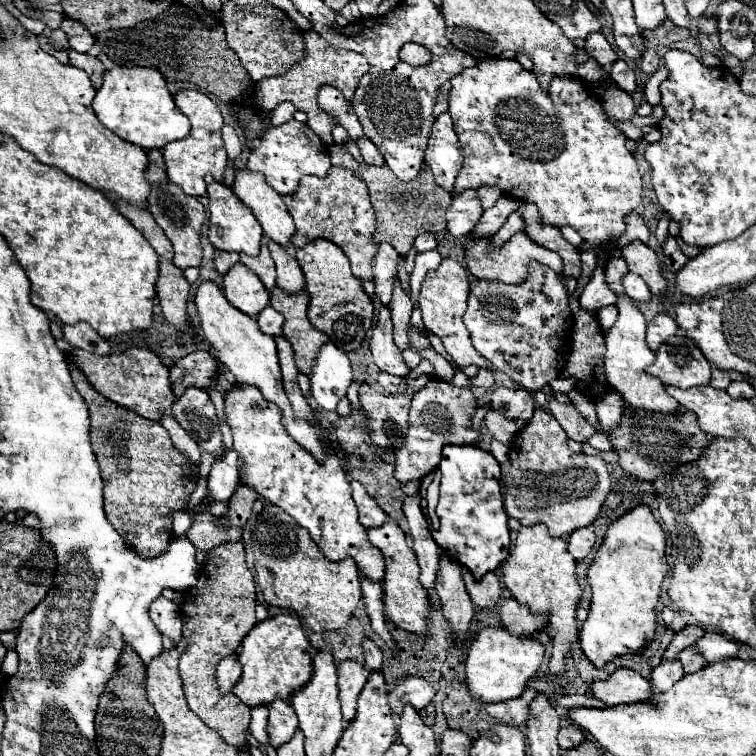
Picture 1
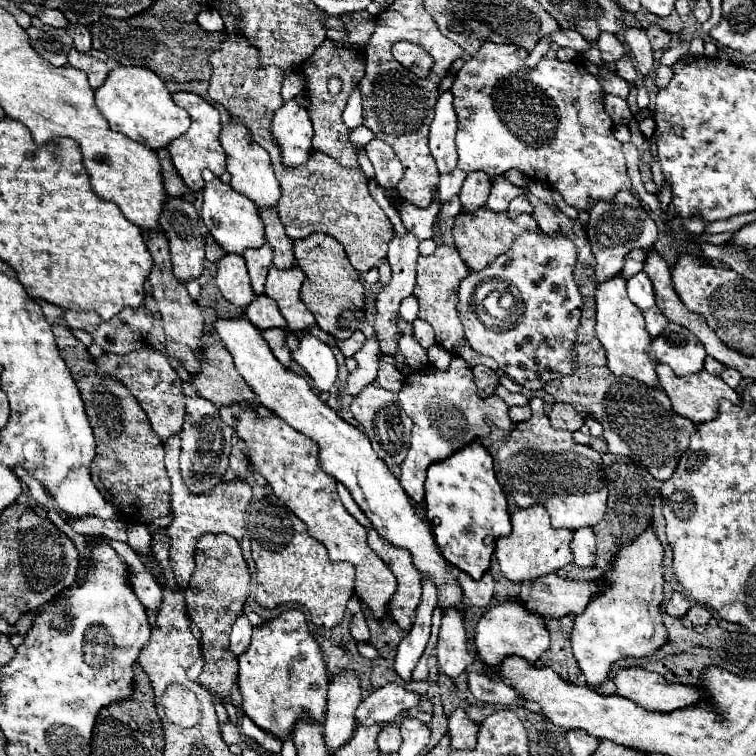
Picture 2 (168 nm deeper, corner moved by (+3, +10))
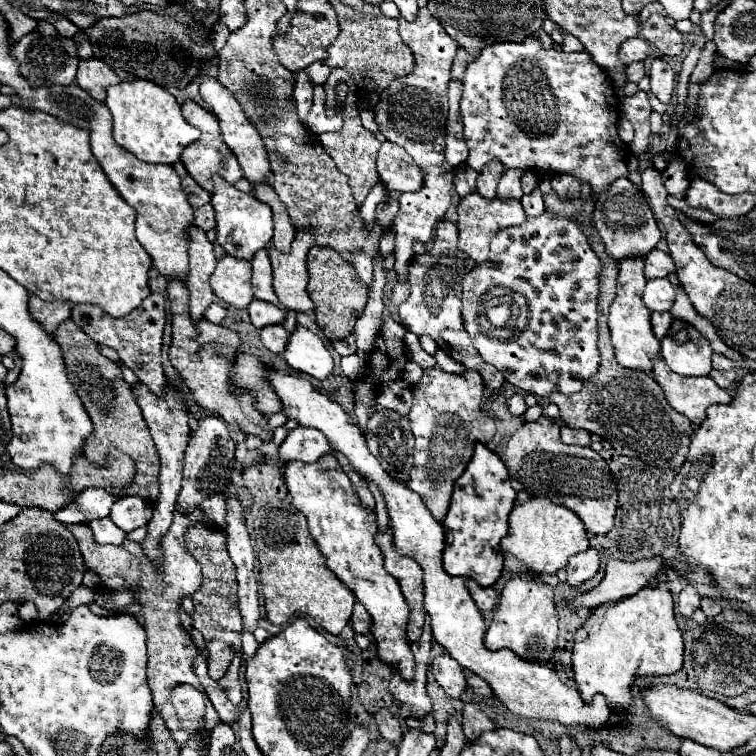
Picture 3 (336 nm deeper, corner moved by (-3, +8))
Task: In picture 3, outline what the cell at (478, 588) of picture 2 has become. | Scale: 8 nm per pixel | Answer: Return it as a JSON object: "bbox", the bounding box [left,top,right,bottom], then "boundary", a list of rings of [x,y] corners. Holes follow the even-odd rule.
{"bbox":[465,580,497,610],"boundary":[[[465,580],[465,586],[471,592],[471,596],[473,596],[479,610],[493,610],[493,606],[497,602],[495,588],[483,588],[475,580]]]}

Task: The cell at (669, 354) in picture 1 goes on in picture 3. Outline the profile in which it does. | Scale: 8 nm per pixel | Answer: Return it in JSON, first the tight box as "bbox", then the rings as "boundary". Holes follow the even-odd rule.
{"bbox":[661,320,711,376],"boundary":[[[673,320],[661,340],[661,356],[681,376],[707,376],[711,372],[711,346],[691,324]]]}

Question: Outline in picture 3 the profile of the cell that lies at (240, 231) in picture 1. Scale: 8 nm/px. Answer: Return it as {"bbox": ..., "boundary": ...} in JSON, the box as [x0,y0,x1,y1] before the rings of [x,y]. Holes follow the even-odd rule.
{"bbox":[213,176,273,260],"boundary":[[[215,176],[215,192],[213,192],[213,208],[217,214],[217,242],[227,250],[229,256],[251,260],[253,254],[261,248],[267,248],[273,238],[273,216],[271,208],[263,202],[259,202],[255,196],[239,192],[223,178]]]}

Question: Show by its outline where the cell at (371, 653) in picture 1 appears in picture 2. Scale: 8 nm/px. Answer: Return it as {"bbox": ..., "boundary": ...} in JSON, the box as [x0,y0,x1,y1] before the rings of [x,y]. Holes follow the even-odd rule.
{"bbox":[351,612,369,642],"boundary":[[[357,612],[353,618],[351,618],[351,636],[357,640],[357,642],[369,642],[369,628],[367,628],[367,622],[365,622],[365,616],[363,612]]]}

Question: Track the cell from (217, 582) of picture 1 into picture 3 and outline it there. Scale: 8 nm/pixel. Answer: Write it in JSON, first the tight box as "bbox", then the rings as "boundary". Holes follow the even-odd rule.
{"bbox":[185,522,243,680],"boundary":[[[201,522],[193,524],[185,532],[185,546],[193,554],[193,558],[201,564],[203,582],[199,590],[193,594],[193,614],[191,622],[193,628],[199,630],[205,638],[207,650],[209,650],[209,676],[219,680],[225,676],[233,656],[241,648],[241,632],[243,632],[243,620],[237,608],[237,578],[235,578],[235,564],[231,562],[225,546],[225,538],[221,530],[211,530],[211,526],[205,526]]]}

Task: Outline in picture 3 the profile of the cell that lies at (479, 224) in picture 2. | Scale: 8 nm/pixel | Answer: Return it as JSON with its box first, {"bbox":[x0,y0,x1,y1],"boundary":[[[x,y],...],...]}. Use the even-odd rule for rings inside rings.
{"bbox":[457,192,525,264],"boundary":[[[471,192],[465,198],[461,198],[461,202],[457,206],[457,214],[459,214],[459,226],[457,226],[459,228],[459,250],[469,254],[477,264],[487,260],[489,240],[497,234],[499,228],[519,226],[519,222],[525,220],[525,212],[523,212],[519,200],[499,198],[499,196],[493,200],[485,200],[477,192]]]}

